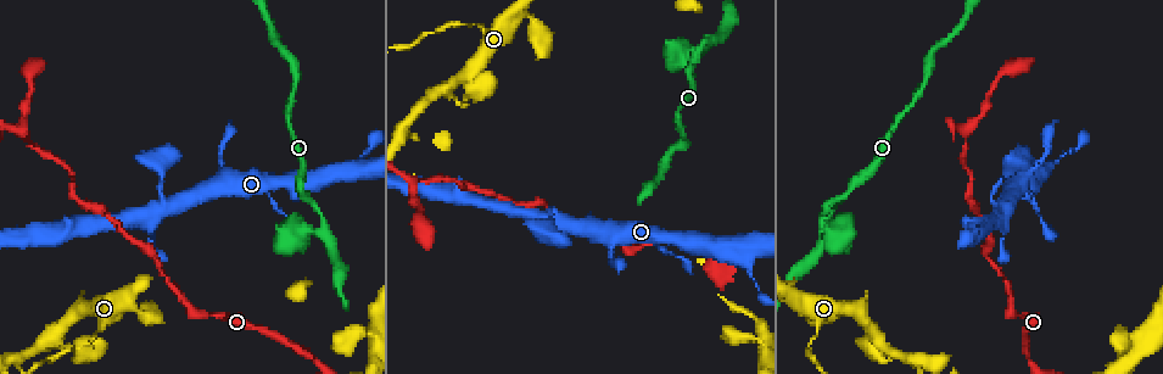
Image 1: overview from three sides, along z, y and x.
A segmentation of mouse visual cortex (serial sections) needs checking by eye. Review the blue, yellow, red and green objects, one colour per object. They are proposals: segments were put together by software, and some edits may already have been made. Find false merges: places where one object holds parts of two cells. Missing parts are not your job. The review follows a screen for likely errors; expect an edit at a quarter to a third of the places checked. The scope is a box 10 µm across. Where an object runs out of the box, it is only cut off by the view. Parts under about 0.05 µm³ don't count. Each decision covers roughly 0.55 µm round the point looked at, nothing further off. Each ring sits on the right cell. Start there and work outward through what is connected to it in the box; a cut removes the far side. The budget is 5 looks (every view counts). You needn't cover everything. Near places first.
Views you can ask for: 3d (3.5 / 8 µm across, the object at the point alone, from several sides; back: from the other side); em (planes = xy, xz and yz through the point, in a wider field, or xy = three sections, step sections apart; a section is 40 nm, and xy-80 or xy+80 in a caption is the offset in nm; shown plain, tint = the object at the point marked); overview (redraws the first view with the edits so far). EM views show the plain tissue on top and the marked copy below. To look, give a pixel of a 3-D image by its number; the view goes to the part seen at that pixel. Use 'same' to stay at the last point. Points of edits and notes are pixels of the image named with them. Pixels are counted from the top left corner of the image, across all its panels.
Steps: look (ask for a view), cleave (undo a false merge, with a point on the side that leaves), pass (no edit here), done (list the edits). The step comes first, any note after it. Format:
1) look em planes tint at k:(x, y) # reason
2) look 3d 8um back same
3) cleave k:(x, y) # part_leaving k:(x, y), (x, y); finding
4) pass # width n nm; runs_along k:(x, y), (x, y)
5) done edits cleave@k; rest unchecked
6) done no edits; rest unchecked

look 3d 3.5um at 1:(712, 37) # sharp bend

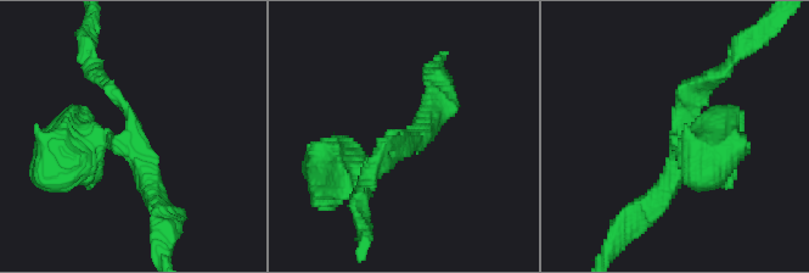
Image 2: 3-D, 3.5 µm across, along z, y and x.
look em xy step 5 tint at 2:(134, 134)

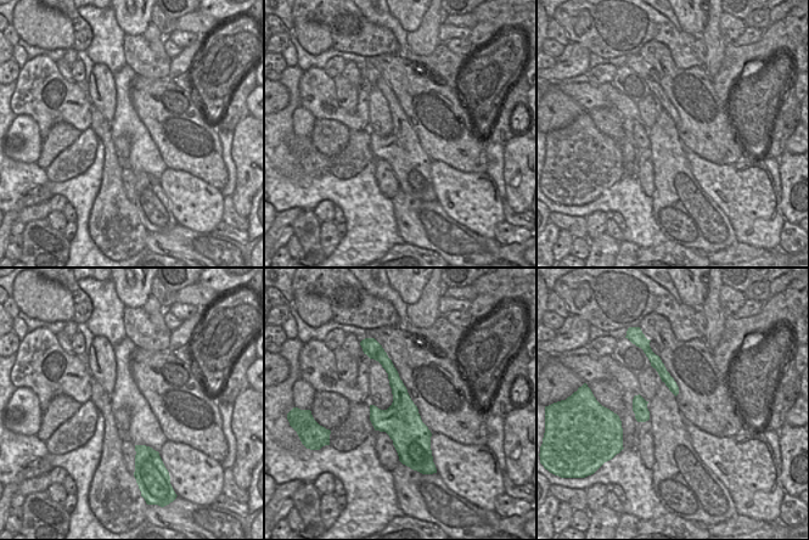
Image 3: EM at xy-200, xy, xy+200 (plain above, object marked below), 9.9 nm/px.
cleave 2:(674, 152) # width 380 nm; part_leaving 2:(683, 112), (677, 143), (704, 150); two cells meet here

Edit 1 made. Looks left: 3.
look overview

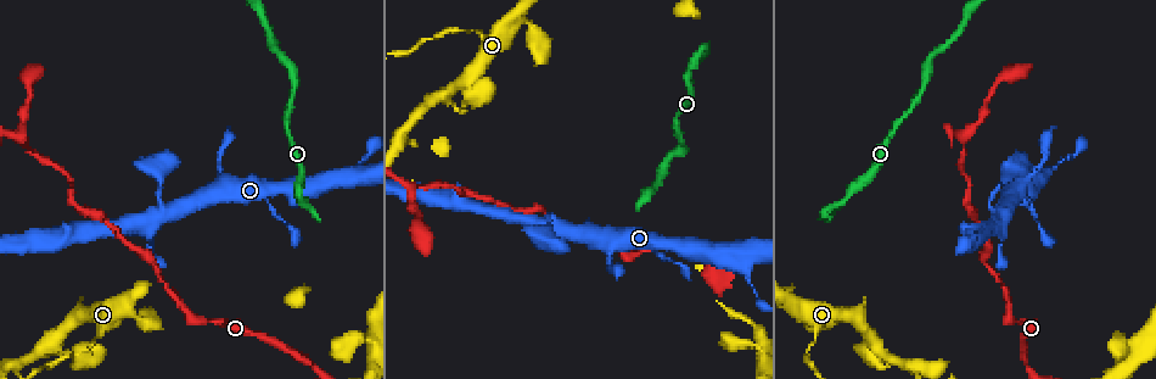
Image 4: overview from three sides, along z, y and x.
look 3d 3.5um at 4:(462, 111) # sudden change in width

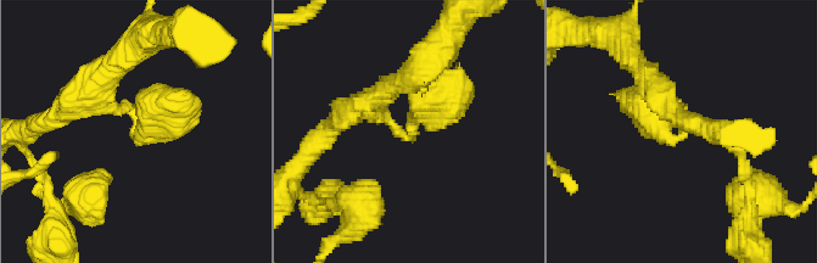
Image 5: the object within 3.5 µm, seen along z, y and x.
look em planes tint at 5:(133, 124)

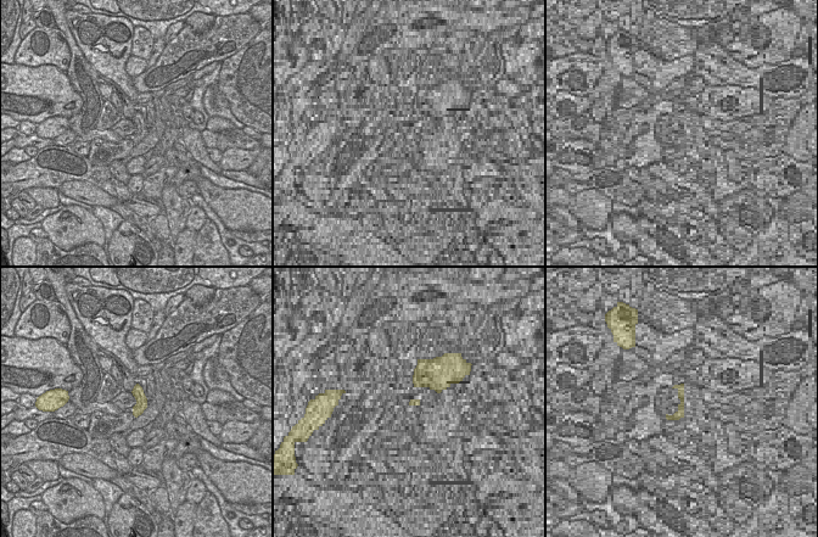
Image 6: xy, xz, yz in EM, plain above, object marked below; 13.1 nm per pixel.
pass # arm_widths 300, 450 nm; runs_along 5:(369, 102), (410, 136), (445, 93); all the same cell

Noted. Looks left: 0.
done edits cleave@2; rest unchecked

